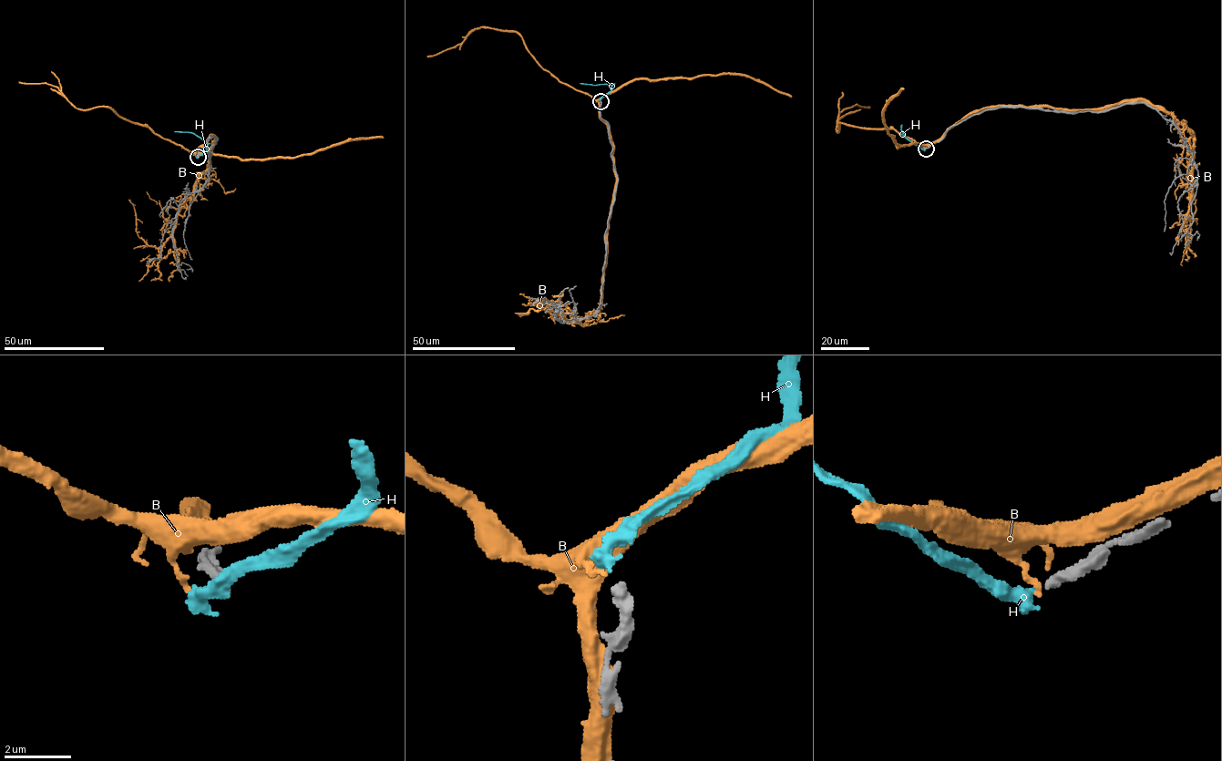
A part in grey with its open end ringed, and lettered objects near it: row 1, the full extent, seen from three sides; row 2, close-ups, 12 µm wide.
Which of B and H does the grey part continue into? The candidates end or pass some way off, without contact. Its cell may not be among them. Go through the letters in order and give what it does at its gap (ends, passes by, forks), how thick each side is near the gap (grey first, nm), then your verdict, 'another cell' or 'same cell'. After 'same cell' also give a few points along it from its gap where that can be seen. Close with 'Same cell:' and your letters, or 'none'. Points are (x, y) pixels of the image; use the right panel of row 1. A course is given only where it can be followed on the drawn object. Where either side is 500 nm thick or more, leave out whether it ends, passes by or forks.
B: it ends; calibres 360 and 160 nm; another cell
H: it ends; calibres 360 and 440 nm; same cell; course (925, 149), (909, 140), (901, 130), (901, 128)
Same cell: H

